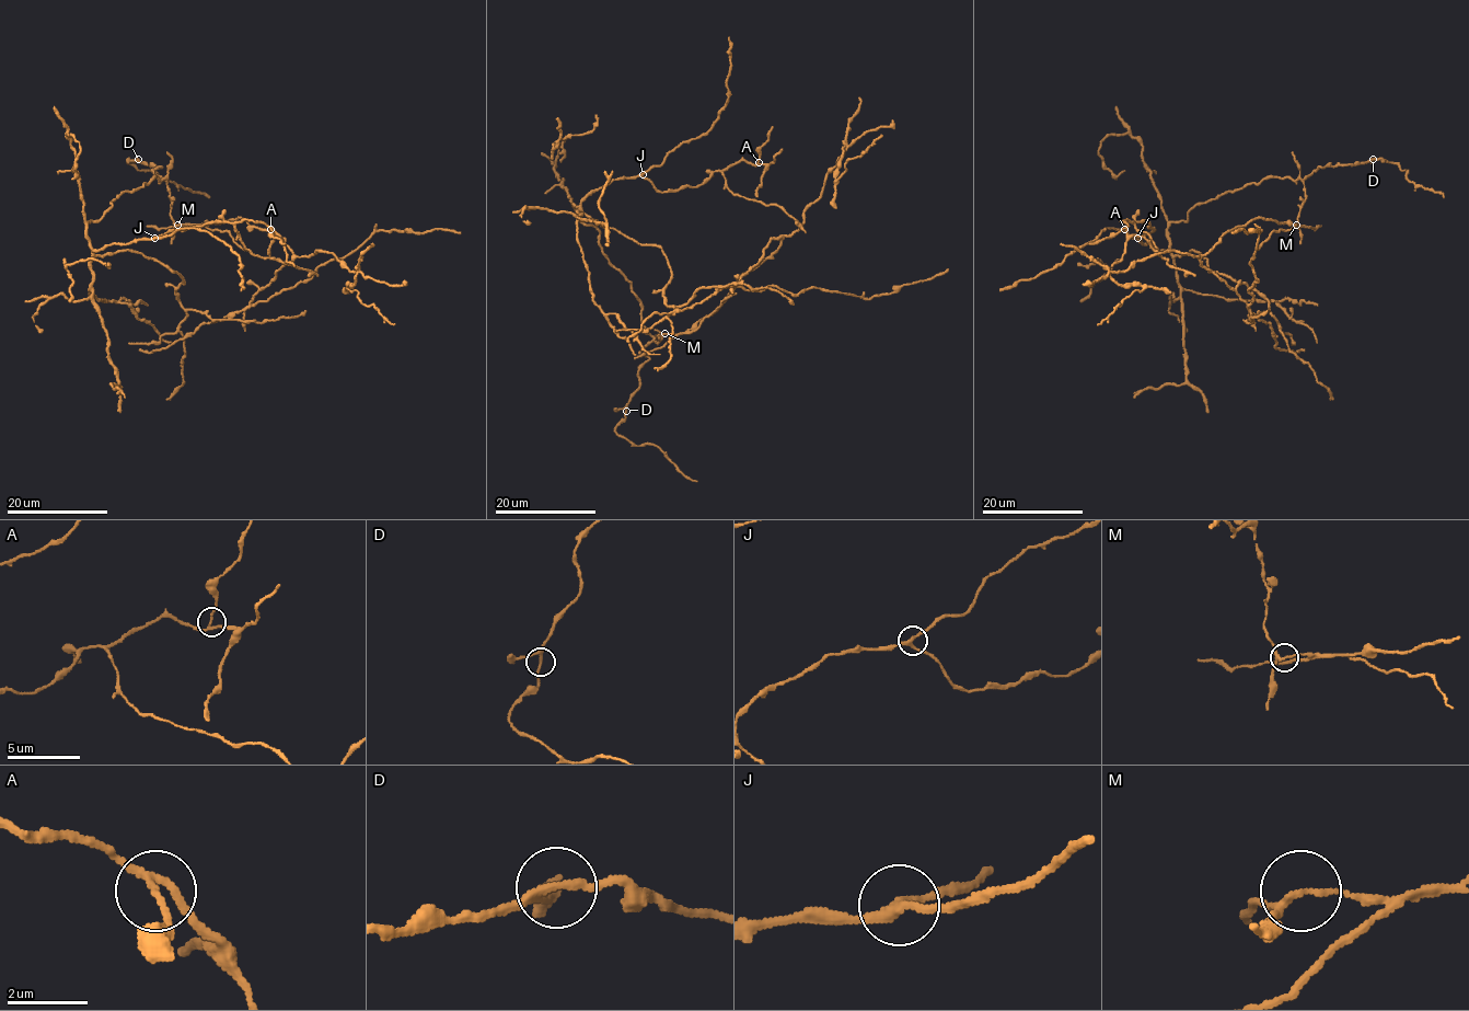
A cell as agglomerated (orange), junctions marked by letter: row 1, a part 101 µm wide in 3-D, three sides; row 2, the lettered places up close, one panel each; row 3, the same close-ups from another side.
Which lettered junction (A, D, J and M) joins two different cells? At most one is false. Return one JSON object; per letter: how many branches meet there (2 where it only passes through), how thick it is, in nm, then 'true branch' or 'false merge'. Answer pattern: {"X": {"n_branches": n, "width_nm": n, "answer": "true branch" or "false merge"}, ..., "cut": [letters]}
{"A": {"n_branches": 3, "width_nm": 150, "answer": "true branch"}, "D": {"n_branches": 3, "width_nm": 160, "answer": "true branch"}, "J": {"n_branches": 3, "width_nm": 220, "answer": "true branch"}, "M": {"n_branches": 3, "width_nm": 150, "answer": "false merge"}, "cut": ["M"]}

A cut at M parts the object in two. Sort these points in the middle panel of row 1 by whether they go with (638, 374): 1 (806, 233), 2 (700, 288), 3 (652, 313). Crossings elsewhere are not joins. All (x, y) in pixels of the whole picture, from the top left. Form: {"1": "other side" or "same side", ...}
{"1": "same side", "2": "same side", "3": "other side"}

